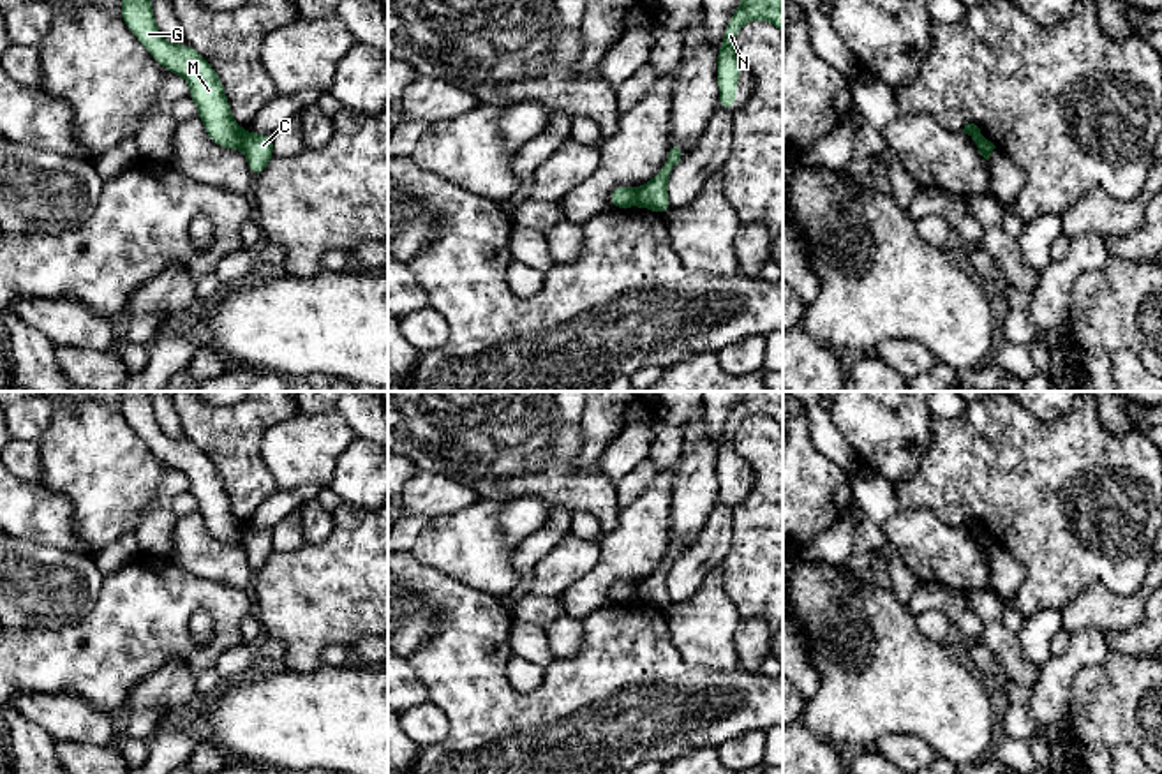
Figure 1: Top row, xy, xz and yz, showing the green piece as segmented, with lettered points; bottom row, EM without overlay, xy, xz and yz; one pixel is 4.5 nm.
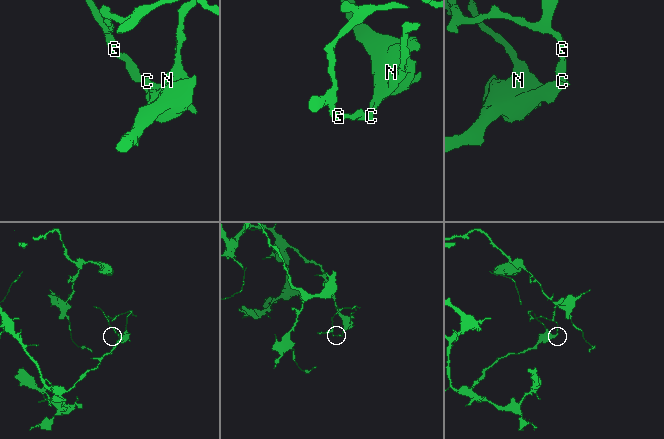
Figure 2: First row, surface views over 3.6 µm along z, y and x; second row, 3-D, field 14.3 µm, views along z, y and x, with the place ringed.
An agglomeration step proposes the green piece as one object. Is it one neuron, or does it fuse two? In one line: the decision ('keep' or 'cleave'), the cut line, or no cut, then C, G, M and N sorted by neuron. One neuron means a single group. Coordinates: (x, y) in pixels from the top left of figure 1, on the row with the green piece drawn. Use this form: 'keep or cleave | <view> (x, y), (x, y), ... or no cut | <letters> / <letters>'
cleave | xy (247, 131), (240, 147) | C N / G M

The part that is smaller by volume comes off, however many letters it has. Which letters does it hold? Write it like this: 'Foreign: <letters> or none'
Foreign: G, M

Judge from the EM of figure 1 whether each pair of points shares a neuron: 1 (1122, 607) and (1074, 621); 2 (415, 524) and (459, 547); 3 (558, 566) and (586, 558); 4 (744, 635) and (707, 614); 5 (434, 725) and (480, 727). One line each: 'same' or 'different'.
1: same
2: different
3: same
4: different
5: different

